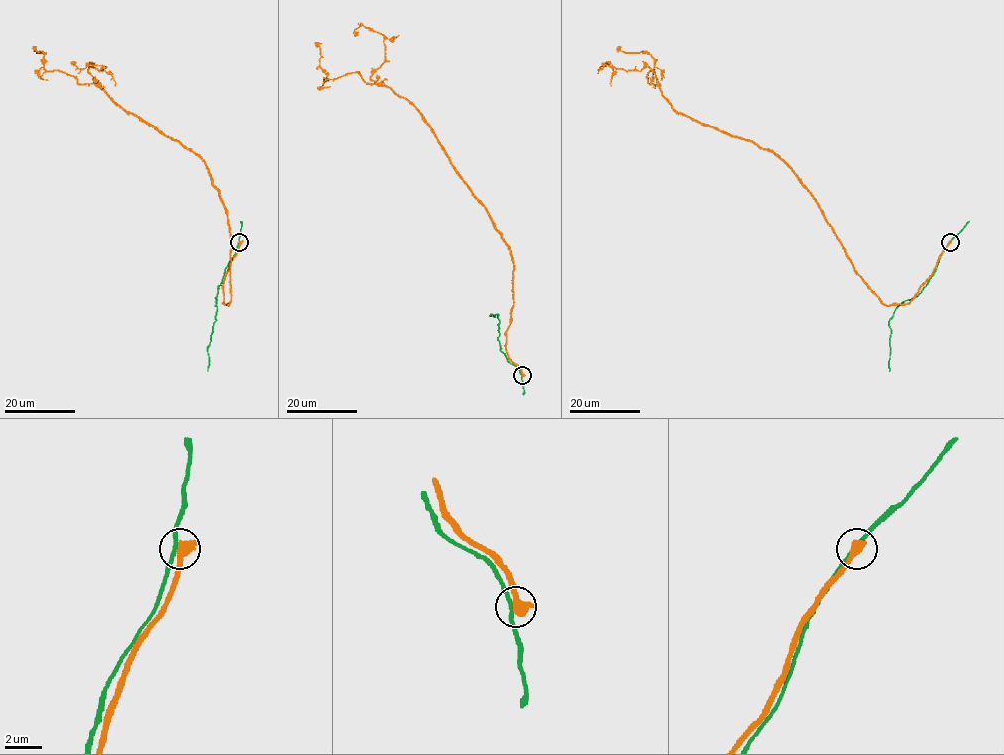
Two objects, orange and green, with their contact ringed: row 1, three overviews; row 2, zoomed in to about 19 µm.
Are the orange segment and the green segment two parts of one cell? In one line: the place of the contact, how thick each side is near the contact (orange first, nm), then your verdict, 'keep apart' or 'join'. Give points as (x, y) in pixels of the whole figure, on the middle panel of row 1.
at (522, 375); 600 nm thick on the orange side, 190 nm on the other; keep apart

